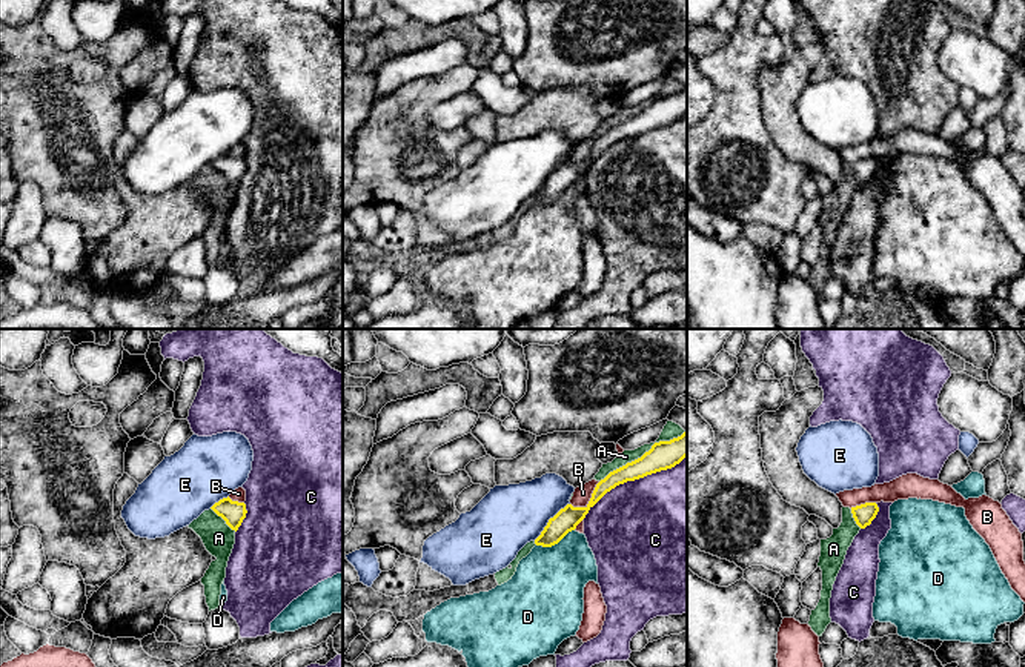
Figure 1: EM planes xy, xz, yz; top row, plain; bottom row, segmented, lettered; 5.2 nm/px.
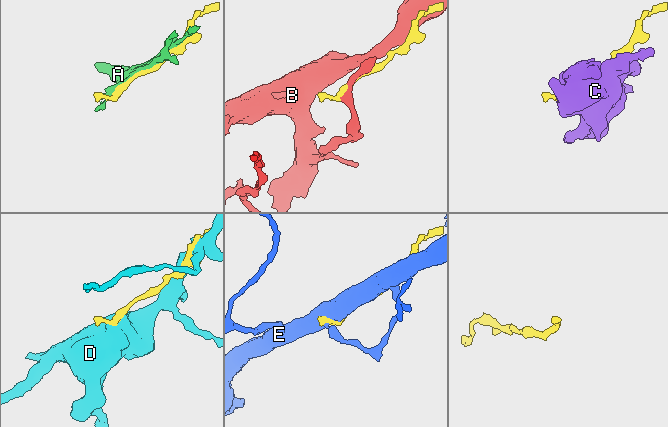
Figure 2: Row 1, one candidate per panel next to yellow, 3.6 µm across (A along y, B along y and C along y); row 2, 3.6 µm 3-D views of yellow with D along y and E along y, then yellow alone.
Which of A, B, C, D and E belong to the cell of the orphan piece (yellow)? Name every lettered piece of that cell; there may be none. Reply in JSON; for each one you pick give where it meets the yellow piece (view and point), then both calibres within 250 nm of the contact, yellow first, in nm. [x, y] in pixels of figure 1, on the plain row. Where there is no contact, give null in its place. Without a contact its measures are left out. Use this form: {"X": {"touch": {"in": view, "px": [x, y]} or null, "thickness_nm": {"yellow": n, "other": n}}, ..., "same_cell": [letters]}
{"A": {"touch": {"in": "xz", "px": [643, 111]}, "thickness_nm": {"yellow": 150, "other": 90}}, "same_cell": ["A"]}

